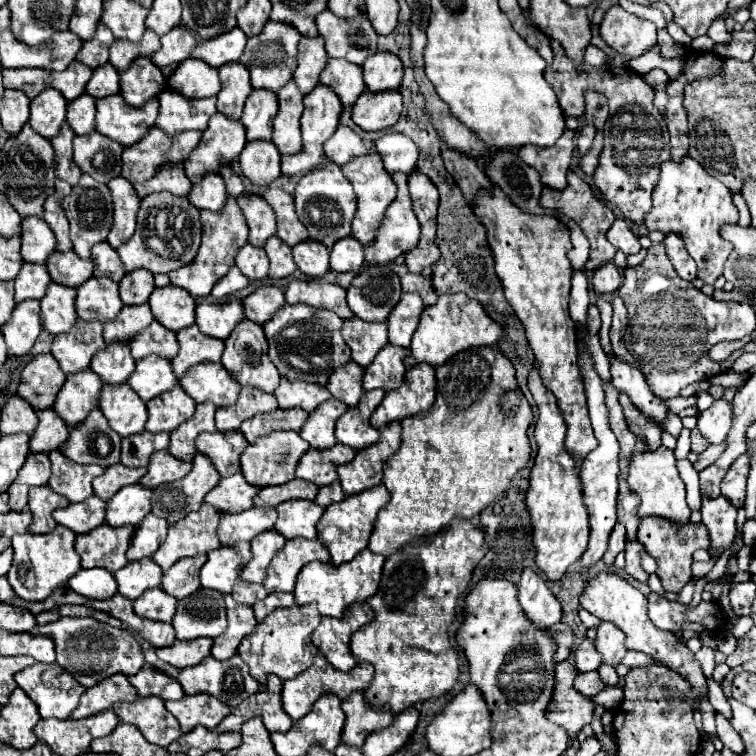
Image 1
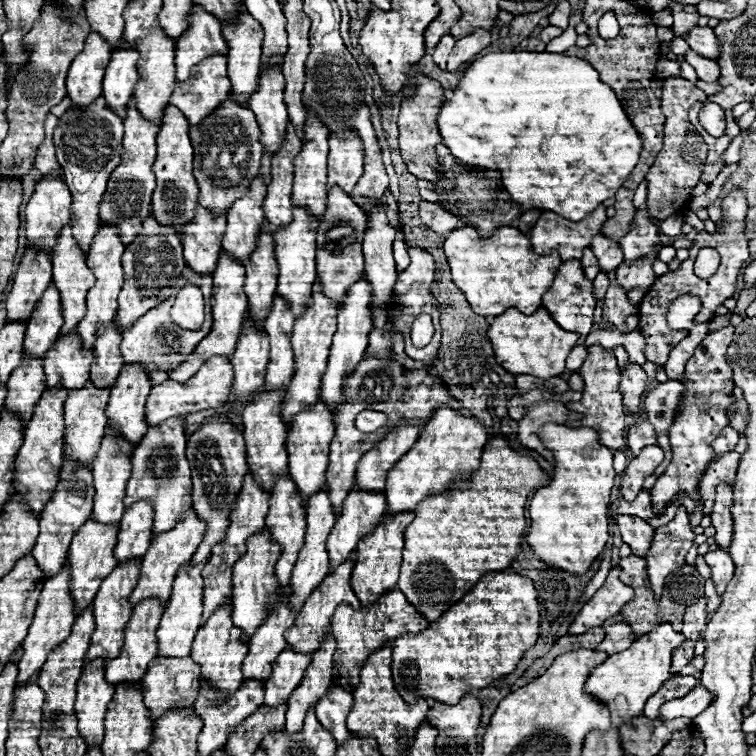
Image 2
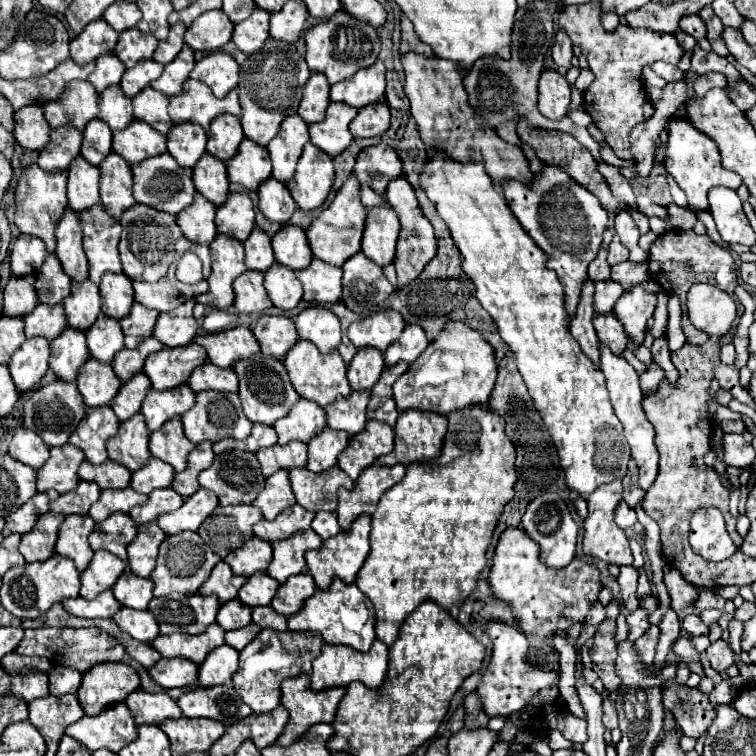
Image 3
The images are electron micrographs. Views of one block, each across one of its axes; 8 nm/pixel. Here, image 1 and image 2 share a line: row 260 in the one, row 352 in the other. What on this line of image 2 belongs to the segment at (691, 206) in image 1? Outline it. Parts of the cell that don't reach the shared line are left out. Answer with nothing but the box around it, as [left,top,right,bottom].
[650,326,736,514]

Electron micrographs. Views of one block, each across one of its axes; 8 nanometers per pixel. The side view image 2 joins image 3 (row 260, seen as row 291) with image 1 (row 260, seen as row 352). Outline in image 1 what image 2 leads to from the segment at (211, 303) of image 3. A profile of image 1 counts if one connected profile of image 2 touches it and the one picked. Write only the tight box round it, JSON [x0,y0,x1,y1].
[169,196,248,298]

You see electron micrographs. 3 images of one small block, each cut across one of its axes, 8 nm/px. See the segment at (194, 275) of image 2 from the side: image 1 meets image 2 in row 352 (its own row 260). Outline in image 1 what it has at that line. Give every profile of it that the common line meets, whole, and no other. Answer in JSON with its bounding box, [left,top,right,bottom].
[118,192,200,274]

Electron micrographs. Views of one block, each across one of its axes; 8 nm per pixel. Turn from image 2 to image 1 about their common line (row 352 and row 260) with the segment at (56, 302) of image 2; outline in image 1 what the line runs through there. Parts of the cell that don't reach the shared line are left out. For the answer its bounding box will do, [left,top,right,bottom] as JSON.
[22,216,56,264]

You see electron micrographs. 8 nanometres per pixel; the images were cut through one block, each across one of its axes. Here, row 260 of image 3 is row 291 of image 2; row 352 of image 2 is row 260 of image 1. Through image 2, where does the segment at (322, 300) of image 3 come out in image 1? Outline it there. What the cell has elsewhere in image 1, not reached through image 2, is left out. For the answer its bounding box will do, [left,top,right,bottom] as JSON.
[294,240,330,278]

